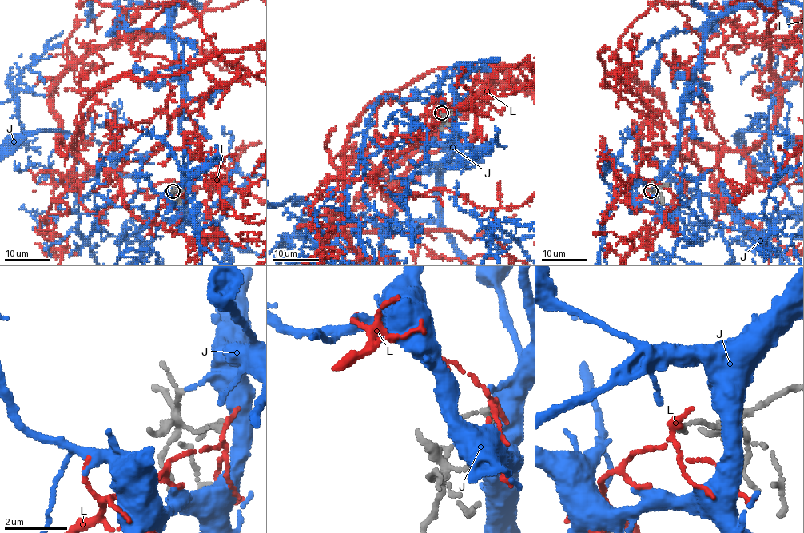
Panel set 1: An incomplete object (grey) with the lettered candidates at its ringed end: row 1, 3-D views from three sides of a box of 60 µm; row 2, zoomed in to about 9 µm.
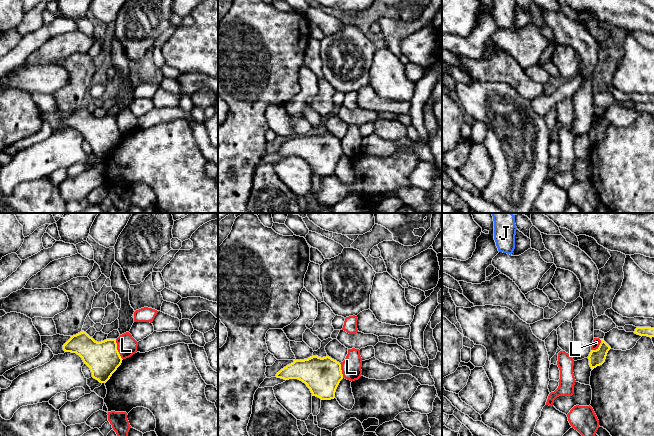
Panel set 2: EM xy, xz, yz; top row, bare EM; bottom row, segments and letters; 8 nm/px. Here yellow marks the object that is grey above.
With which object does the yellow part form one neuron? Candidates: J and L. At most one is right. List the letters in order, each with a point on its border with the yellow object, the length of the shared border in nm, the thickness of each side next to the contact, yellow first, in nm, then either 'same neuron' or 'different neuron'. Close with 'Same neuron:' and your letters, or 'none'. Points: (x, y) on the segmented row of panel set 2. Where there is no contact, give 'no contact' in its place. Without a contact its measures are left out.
J: no contact | different neuron
L: xy (116, 349) | 180 nm | 260/160 nm | different neuron
Same neuron: none

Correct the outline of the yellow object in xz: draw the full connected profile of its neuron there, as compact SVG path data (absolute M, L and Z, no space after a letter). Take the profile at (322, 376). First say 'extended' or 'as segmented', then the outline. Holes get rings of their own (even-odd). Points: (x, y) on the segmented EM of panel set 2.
as segmented | M312 356L281 369L276 376L284 380L298 379L310 389L312 396L321 400L335 398L336 389L343 379L341 364L329 356Z

